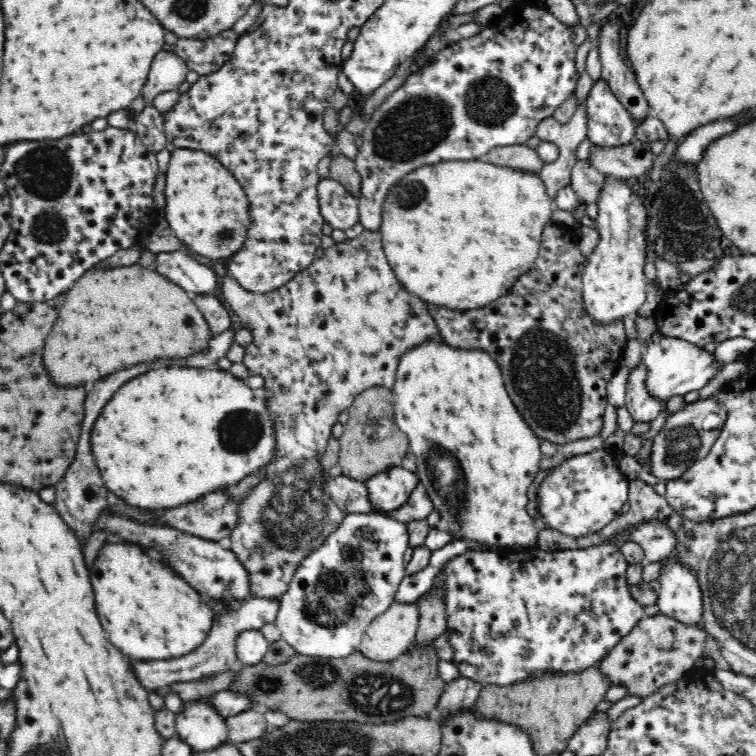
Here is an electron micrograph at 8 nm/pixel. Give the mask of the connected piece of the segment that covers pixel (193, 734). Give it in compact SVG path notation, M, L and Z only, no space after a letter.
M211 698L183 702L183 708L175 713L177 735L193 752L212 750L228 742L225 718L213 707Z

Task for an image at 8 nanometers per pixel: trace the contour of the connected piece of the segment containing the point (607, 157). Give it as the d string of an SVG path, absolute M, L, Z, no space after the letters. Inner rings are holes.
M634 139L616 147L600 147L594 144L592 155L588 155L586 161L608 178L626 179L636 176L645 180L654 157L648 143Z

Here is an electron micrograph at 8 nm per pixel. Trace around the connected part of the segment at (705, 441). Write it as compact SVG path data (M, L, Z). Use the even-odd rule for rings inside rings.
M718 393L705 400L685 404L666 420L658 435L654 437L651 453L651 473L661 480L680 478L697 460L708 456L716 439L723 434L728 412L718 399Z

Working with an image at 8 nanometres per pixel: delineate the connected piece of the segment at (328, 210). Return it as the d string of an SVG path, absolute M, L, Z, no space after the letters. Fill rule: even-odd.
M321 178L317 184L318 206L323 222L336 230L348 230L359 221L358 199L337 180Z

